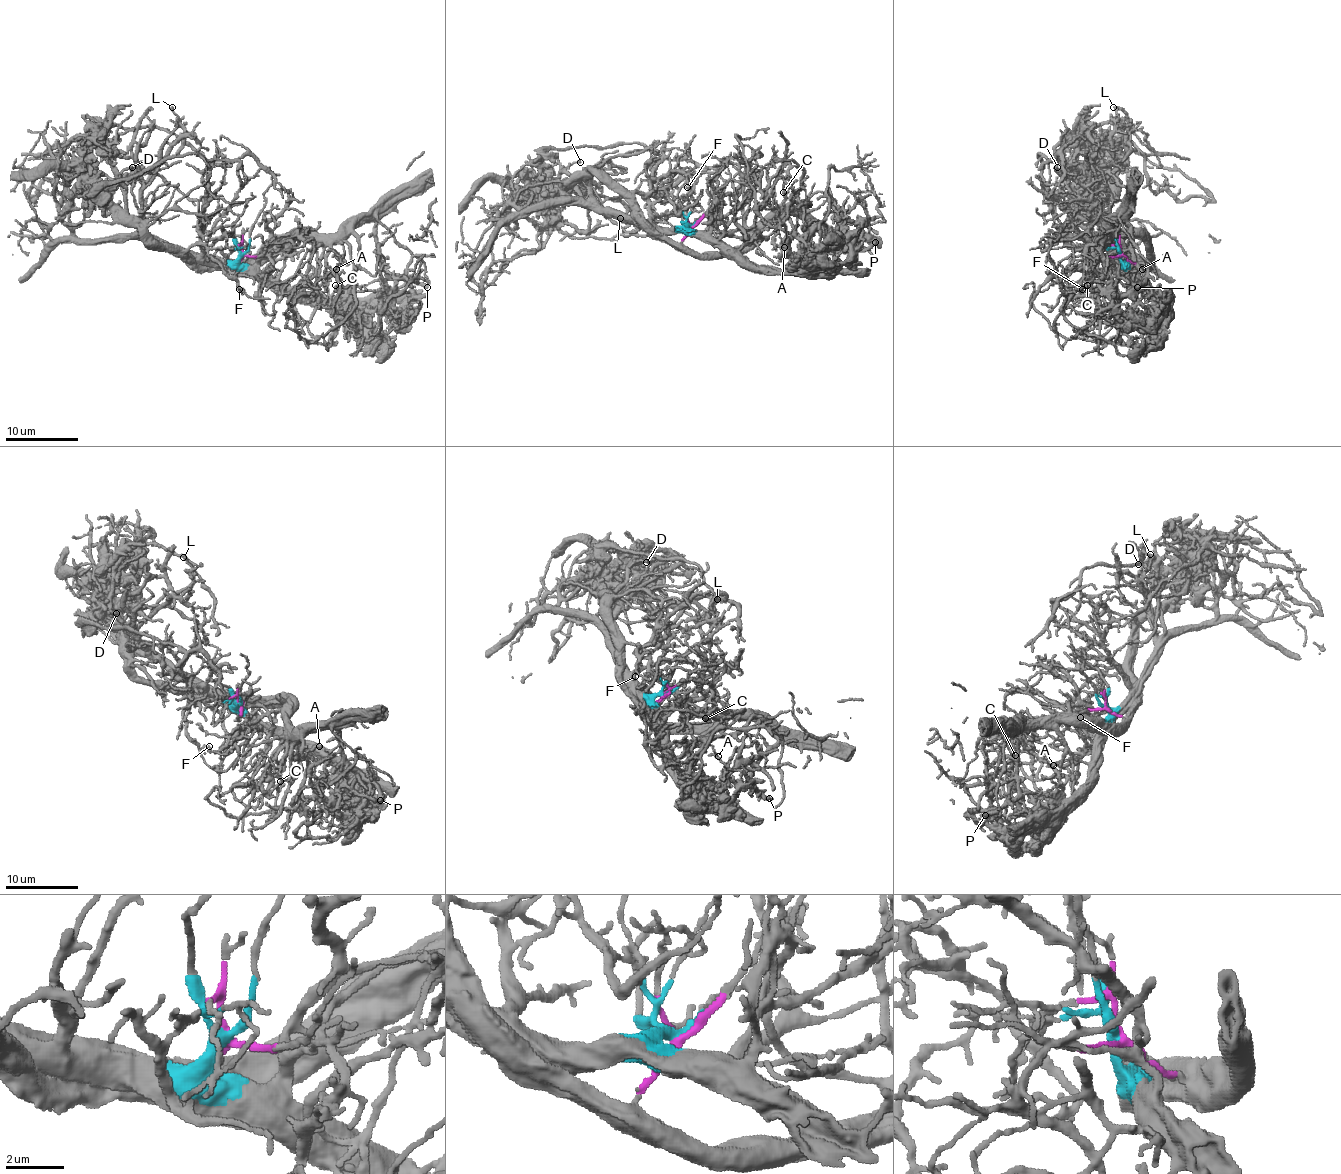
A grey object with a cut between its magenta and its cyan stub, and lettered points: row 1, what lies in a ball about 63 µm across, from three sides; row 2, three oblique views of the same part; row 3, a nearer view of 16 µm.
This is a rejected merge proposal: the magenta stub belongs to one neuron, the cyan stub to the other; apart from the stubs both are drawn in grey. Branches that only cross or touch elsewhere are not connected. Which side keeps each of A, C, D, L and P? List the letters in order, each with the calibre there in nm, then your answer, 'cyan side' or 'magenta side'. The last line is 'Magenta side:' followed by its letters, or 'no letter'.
A: 220 nm | magenta side
C: 170 nm | magenta side
D: 140 nm | cyan side
L: 200 nm | cyan side
P: 280 nm | magenta side
Magenta side: A, C, P

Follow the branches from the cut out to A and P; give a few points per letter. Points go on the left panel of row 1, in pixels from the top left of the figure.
A: (242, 254), (235, 265), (299, 237), (331, 239), (344, 250), (331, 276), (337, 268)
P: (242, 254), (233, 265), (280, 246), (295, 232), (351, 232), (373, 221), (379, 265), (391, 277), (428, 286)

